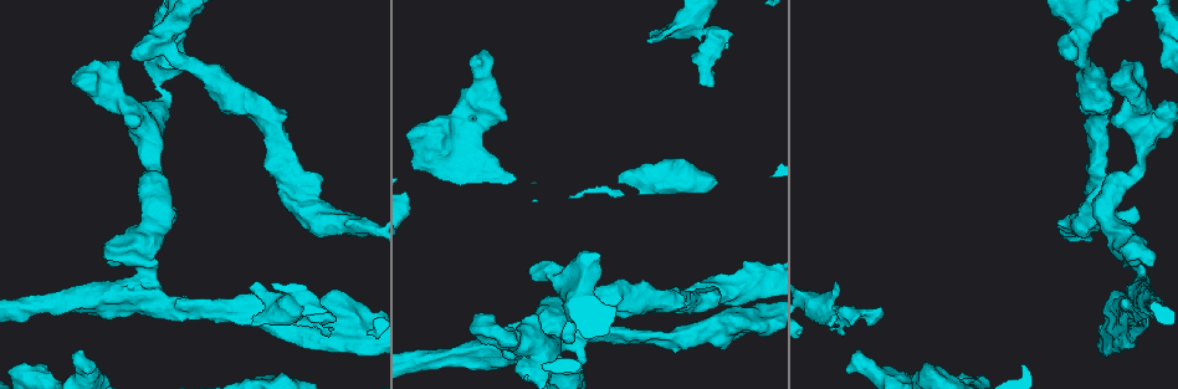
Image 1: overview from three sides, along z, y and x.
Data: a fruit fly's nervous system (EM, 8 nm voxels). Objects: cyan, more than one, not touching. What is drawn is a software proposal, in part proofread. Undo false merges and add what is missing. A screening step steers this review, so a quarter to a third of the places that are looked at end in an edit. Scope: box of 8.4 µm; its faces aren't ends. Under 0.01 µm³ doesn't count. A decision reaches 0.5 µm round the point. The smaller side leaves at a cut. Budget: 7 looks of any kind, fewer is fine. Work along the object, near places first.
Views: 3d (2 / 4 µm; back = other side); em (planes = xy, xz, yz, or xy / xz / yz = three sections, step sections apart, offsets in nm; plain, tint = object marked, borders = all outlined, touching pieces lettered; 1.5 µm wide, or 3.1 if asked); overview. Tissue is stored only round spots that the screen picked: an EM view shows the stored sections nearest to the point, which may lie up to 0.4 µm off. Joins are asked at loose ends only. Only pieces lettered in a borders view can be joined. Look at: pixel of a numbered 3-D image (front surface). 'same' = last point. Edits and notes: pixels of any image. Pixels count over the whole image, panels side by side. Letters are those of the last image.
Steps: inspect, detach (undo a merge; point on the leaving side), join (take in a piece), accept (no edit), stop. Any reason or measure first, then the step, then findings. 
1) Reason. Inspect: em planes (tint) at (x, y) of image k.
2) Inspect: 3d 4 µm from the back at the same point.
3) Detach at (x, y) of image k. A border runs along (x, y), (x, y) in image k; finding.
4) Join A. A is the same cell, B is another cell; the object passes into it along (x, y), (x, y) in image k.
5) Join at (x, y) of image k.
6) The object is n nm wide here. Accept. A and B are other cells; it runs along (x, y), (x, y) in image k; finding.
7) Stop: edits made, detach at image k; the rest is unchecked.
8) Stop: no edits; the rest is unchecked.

Branch stops here. Inspect: em xz step 4 (borders) at (829, 325) of image 1.

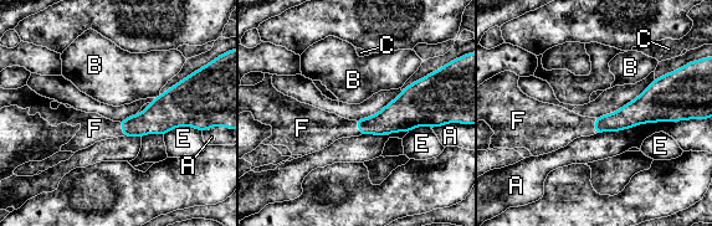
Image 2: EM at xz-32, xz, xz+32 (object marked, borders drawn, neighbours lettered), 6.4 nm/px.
The longest contact is with A, 600 nm. Join F. F is the same cell, A, B, C and E are other cells; the object passes into it along (631, 114), (595, 126), (557, 127) in image 2; it goes on there.

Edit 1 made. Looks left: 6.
Sudden change in width. Inspect: em yz step 8 (plain) at (183, 304) of image 1.

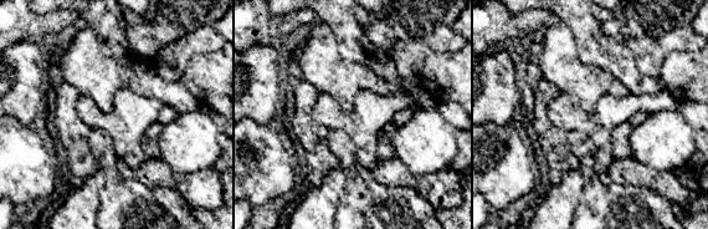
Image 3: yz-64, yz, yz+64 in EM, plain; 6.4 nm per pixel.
Inspect: em yz step 8 (tint) at the same point.

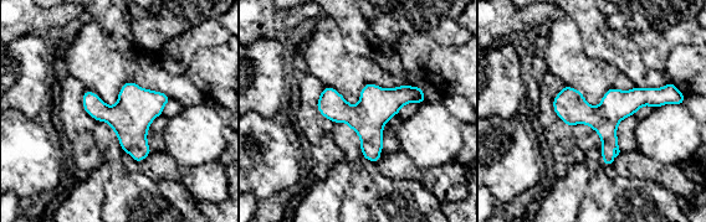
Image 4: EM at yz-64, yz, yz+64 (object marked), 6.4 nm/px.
Inspect: em yz step 8 (borders) at the same point.

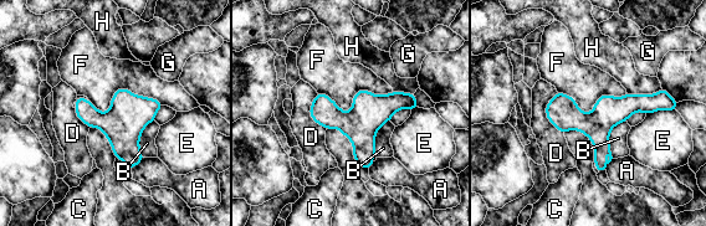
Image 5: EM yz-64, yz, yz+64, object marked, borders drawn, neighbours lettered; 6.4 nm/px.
The object is 200 nm wide here. Accept. A, B, C, D, E, F, G and H are other cells; a border runs along (88, 98), (163, 104) in image 5; all the same neuron.

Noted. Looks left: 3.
Stops while still wide. Inspect: em planes (borders) at (516, 342) of image 1.

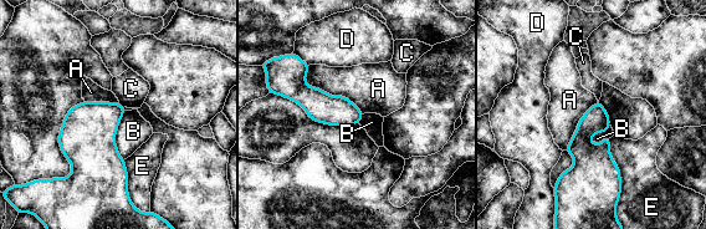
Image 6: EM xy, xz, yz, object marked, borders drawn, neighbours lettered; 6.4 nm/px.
Accept. A, B, C, D and E are other cells; a border runs along (126, 111), (116, 135), (123, 159) in image 6; none of them fits.

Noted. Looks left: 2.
Stop: edits made, join at image 2; the rest is unchecked.

